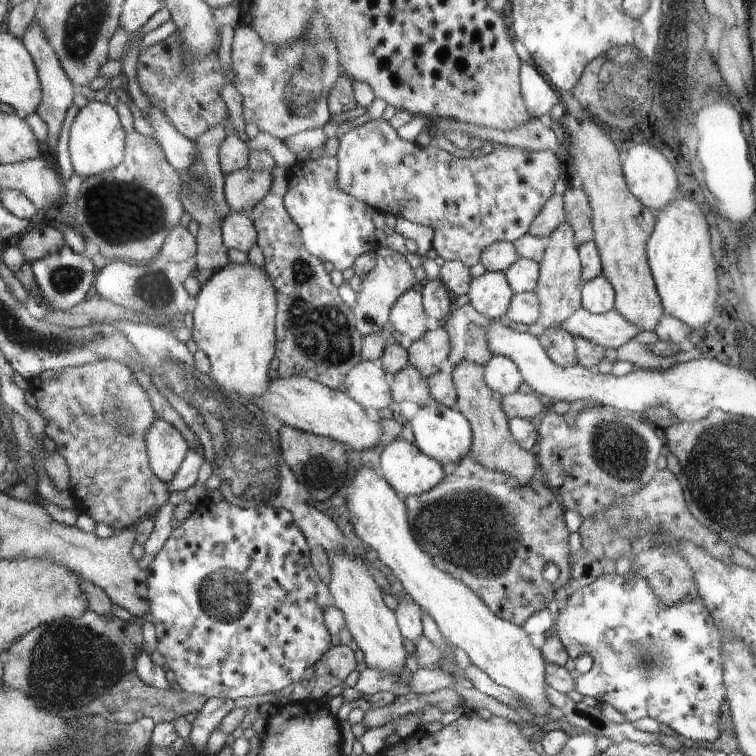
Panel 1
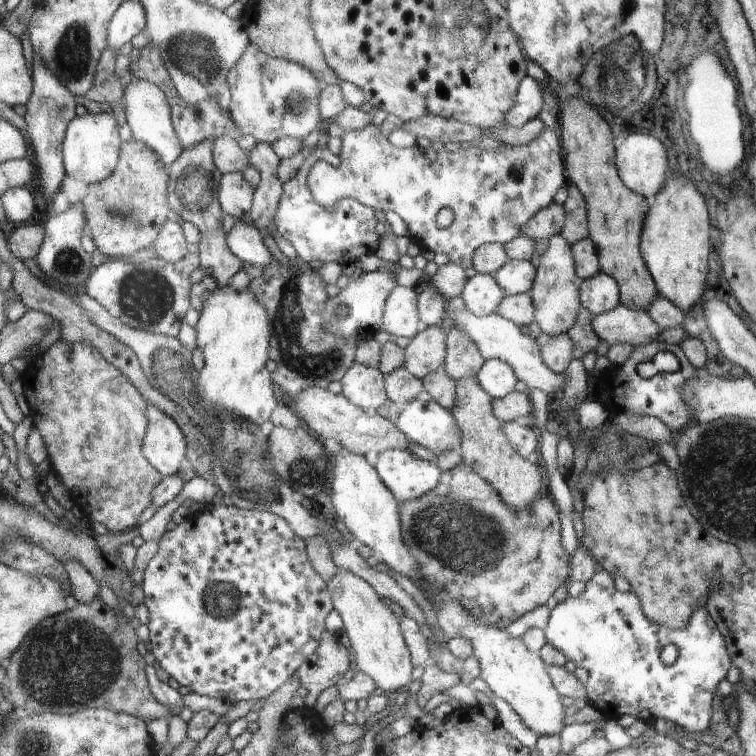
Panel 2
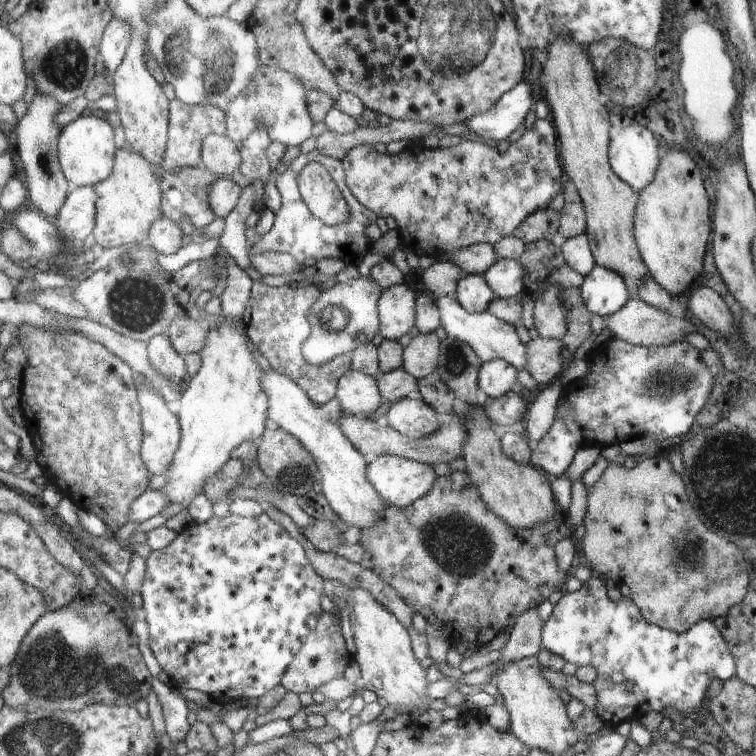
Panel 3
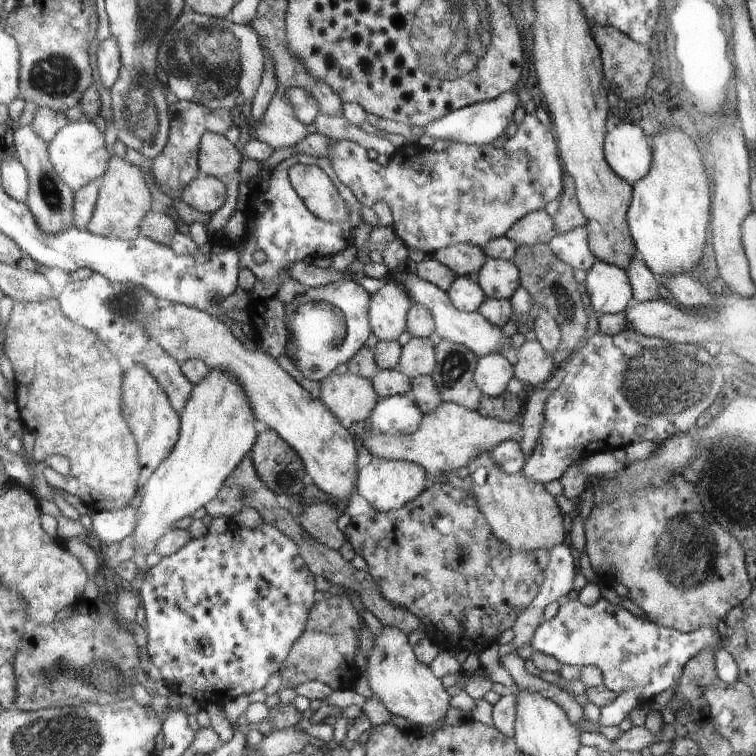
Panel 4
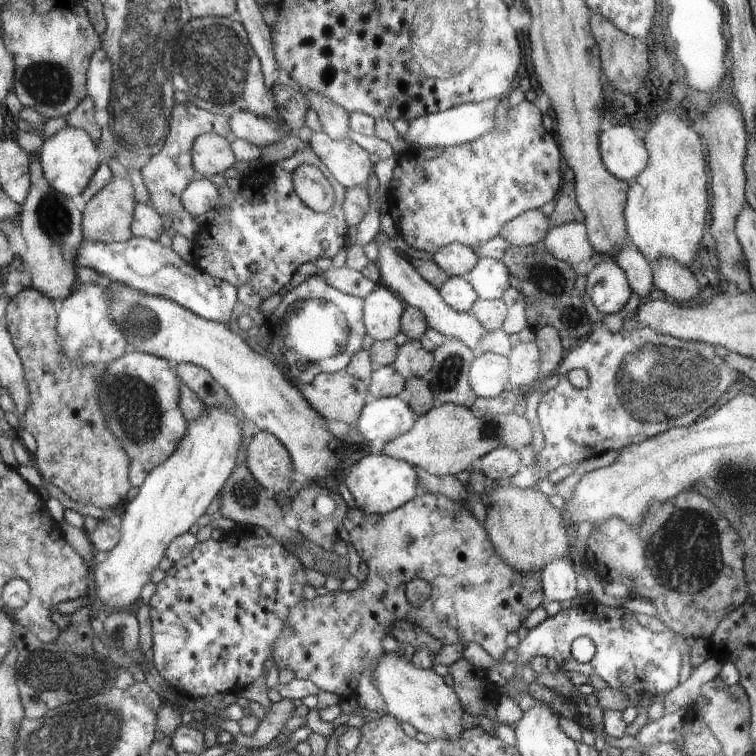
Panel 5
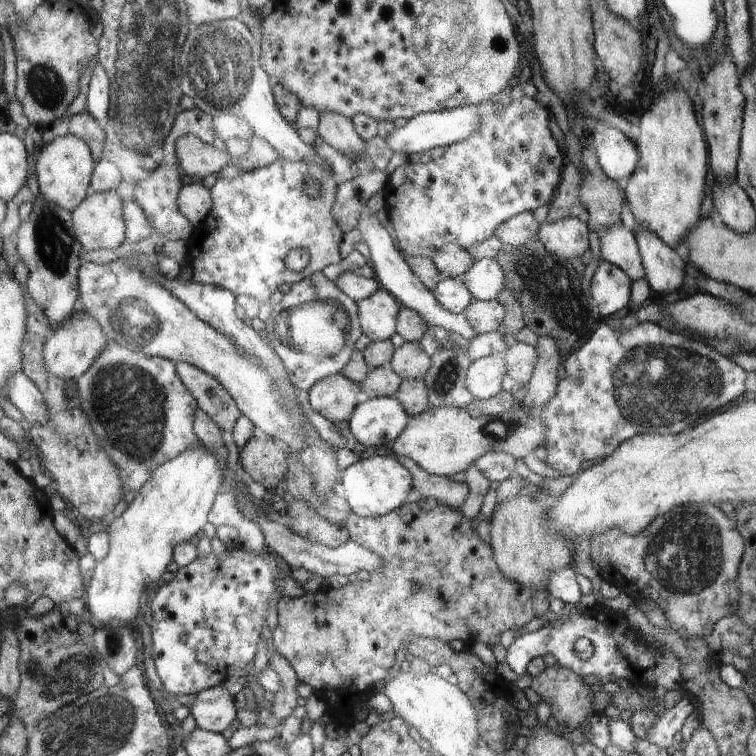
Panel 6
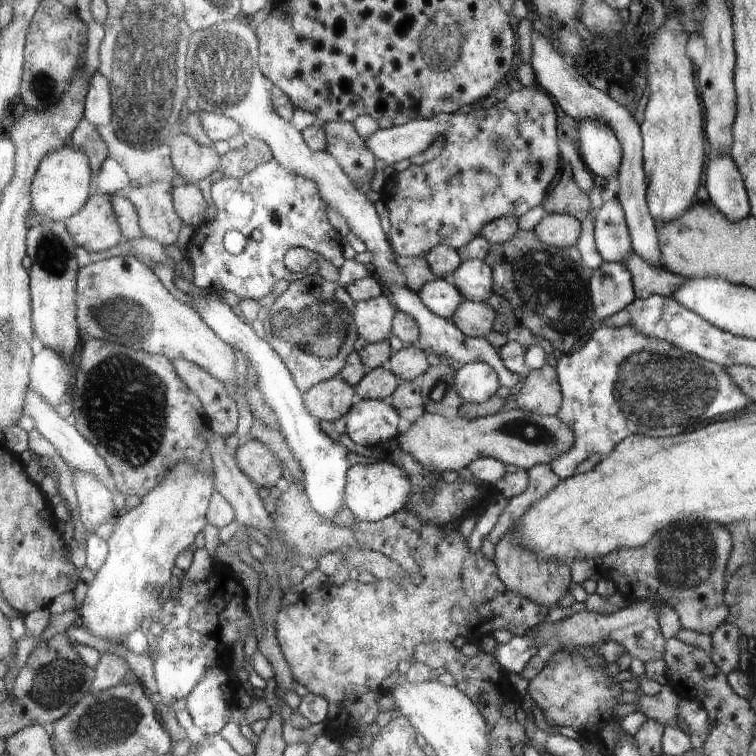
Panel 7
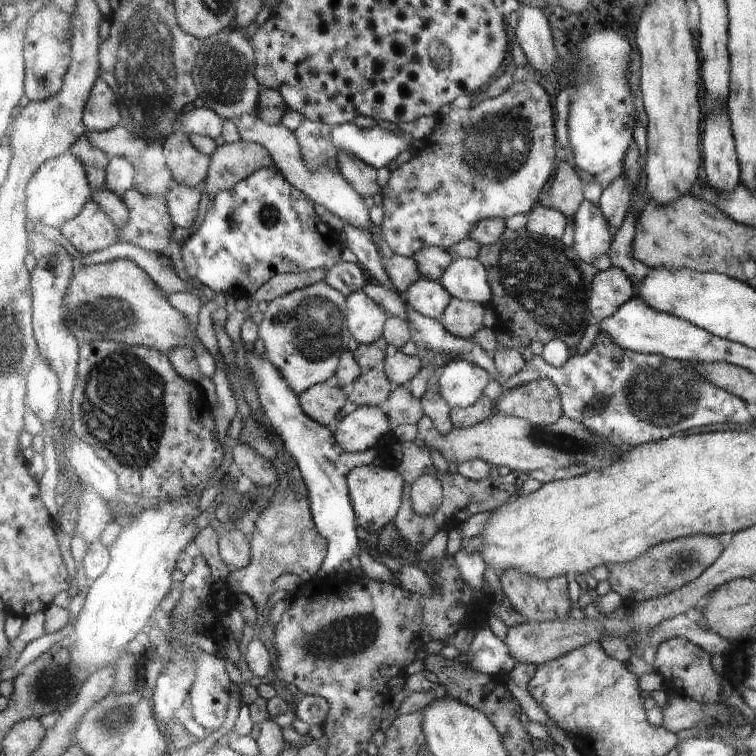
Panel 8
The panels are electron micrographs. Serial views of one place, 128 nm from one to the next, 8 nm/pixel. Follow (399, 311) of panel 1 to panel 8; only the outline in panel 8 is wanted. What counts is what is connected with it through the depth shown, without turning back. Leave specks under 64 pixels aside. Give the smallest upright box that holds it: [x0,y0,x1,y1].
[346,292,384,344]

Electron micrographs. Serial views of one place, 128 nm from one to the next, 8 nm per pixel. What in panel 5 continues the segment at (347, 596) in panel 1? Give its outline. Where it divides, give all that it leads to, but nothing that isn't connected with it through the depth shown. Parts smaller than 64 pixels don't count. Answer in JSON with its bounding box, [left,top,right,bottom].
[373,652,467,740]

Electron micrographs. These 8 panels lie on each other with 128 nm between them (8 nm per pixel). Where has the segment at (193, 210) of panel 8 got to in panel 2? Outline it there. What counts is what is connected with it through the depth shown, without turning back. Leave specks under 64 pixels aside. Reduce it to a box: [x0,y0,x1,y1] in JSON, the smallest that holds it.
[217,173,254,223]

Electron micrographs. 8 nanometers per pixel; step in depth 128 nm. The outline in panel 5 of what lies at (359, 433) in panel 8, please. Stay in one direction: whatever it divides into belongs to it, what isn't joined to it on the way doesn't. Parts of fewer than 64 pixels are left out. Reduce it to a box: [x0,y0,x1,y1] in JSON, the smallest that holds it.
[354,397,417,454]

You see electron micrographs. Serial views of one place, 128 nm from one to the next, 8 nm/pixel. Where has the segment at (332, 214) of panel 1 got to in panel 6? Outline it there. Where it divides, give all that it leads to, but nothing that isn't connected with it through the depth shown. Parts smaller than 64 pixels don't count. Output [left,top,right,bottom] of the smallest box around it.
[186,157,342,305]

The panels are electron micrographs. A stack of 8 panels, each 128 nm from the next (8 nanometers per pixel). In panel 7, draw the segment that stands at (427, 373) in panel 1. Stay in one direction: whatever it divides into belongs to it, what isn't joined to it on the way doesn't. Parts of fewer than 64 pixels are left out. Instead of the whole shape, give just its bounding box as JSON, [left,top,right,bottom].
[387,345,430,381]

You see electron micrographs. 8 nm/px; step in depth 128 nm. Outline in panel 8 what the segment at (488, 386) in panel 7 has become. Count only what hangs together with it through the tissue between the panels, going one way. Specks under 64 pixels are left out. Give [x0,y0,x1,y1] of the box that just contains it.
[438,360,490,407]

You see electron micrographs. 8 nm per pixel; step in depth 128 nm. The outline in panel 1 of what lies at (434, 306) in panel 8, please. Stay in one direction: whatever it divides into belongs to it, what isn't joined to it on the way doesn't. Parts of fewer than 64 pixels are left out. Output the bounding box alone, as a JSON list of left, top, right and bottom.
[469,271,514,319]

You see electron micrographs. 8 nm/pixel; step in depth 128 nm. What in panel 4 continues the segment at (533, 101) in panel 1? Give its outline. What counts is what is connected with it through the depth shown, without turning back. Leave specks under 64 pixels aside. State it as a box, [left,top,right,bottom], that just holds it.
[425,92,518,145]

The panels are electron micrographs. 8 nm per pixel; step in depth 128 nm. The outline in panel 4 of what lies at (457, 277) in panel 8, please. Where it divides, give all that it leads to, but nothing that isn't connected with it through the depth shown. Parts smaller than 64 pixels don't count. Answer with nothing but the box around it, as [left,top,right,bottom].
[473,257,519,299]

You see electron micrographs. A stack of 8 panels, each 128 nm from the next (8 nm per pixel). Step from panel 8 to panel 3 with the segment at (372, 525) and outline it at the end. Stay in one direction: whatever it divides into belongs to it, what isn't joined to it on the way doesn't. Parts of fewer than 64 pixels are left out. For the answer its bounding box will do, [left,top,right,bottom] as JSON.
[366,455,435,508]

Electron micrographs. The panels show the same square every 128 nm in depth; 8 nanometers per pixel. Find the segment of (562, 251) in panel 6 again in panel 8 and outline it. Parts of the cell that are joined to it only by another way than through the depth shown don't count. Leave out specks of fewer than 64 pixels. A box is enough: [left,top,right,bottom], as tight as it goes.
[526,205,568,239]

